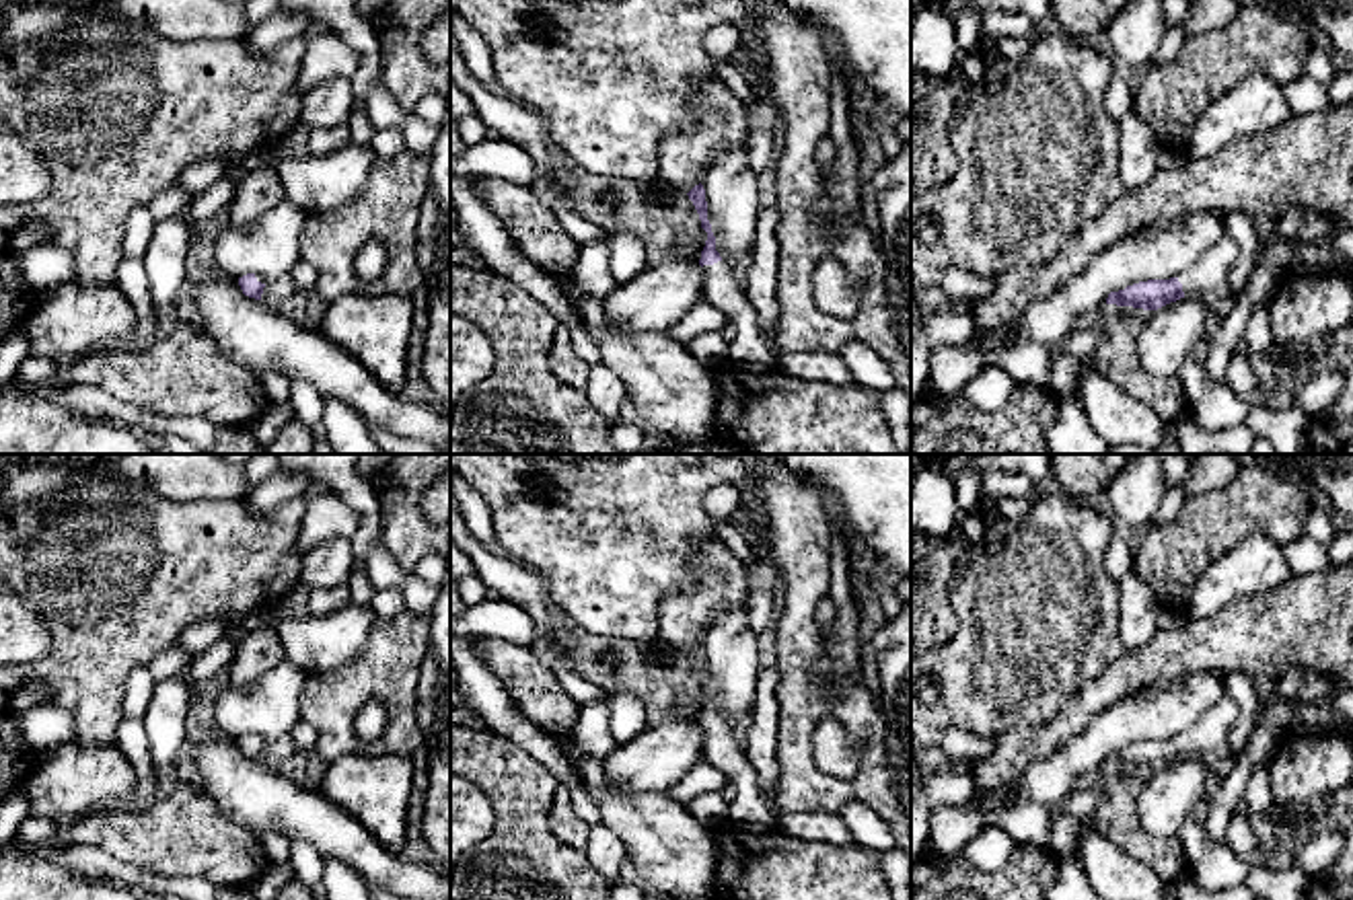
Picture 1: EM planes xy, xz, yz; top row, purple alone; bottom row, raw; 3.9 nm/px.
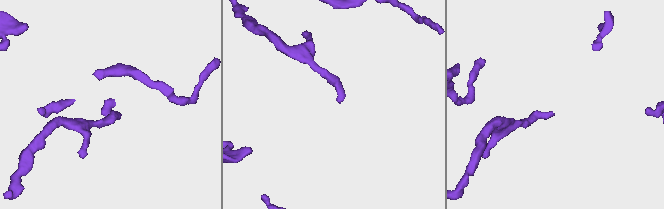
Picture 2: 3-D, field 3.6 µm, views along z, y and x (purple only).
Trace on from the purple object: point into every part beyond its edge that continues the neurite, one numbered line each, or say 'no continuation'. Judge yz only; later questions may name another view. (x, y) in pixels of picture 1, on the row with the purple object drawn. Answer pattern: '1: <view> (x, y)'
1: yz (1208, 276)

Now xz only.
1: xz (749, 350)

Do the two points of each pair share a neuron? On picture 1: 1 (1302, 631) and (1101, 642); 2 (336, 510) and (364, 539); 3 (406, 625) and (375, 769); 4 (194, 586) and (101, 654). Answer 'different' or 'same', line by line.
1: different
2: different
3: different
4: same

